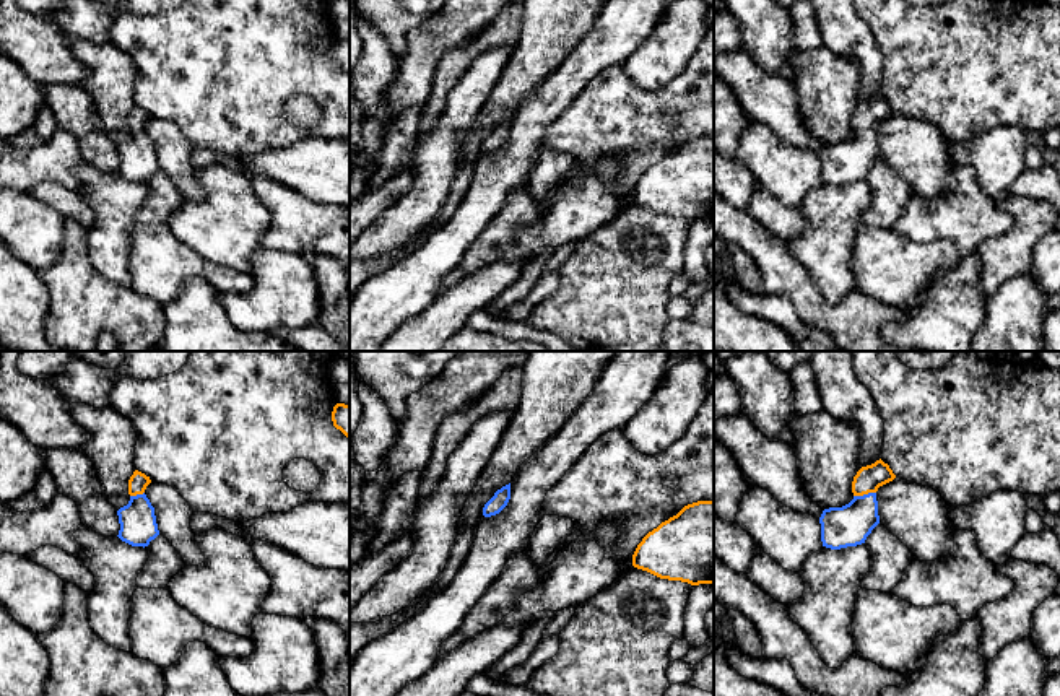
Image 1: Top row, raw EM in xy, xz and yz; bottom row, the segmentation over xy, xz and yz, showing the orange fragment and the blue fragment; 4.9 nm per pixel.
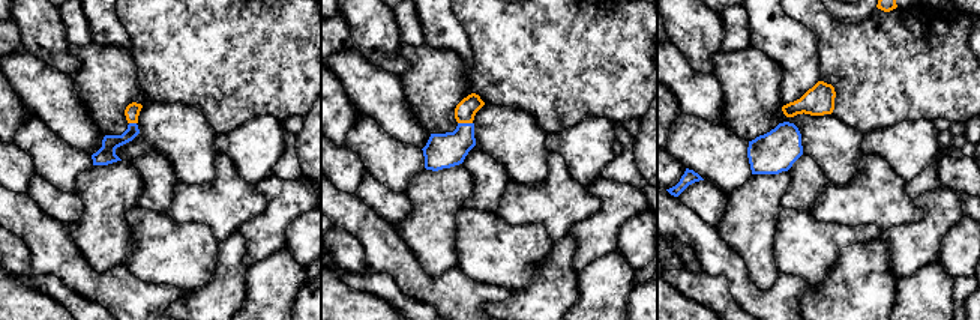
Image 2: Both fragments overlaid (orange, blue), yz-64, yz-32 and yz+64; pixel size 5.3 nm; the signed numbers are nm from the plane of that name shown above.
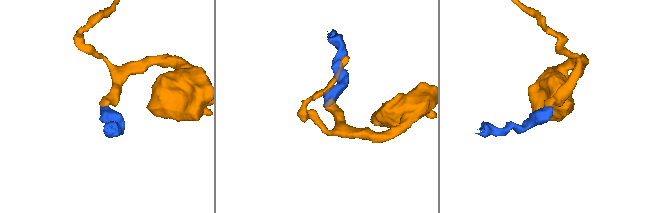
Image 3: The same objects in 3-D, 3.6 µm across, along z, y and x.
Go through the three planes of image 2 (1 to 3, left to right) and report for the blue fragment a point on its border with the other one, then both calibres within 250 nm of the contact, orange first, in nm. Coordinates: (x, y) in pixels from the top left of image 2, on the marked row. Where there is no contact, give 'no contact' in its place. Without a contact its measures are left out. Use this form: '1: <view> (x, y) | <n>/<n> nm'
1: yz-64 (132, 122) | 80/100 nm
2: yz-32 (465, 122) | 110/190 nm
3: no contact

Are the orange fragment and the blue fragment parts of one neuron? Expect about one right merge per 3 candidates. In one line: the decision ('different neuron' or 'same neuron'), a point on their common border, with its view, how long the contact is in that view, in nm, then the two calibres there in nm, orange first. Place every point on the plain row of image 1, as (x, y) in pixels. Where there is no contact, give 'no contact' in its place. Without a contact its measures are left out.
same neuron; meets orange in yz at (864, 129); contact 110 nm long; 130 nm thick on the orange side, 200 nm on the other

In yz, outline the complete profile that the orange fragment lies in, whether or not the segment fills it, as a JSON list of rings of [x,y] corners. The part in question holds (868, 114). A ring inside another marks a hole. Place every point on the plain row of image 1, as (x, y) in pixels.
[[[881,94],[862,102],[852,117],[854,135],[842,143],[824,145],[819,153],[823,182],[841,185],[865,179],[880,159],[876,127],[894,114]]]

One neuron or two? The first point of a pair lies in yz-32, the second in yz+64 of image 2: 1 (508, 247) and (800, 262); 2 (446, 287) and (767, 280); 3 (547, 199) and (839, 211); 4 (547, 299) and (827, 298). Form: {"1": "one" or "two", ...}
{"1": "one", "2": "two", "3": "one", "4": "one"}

